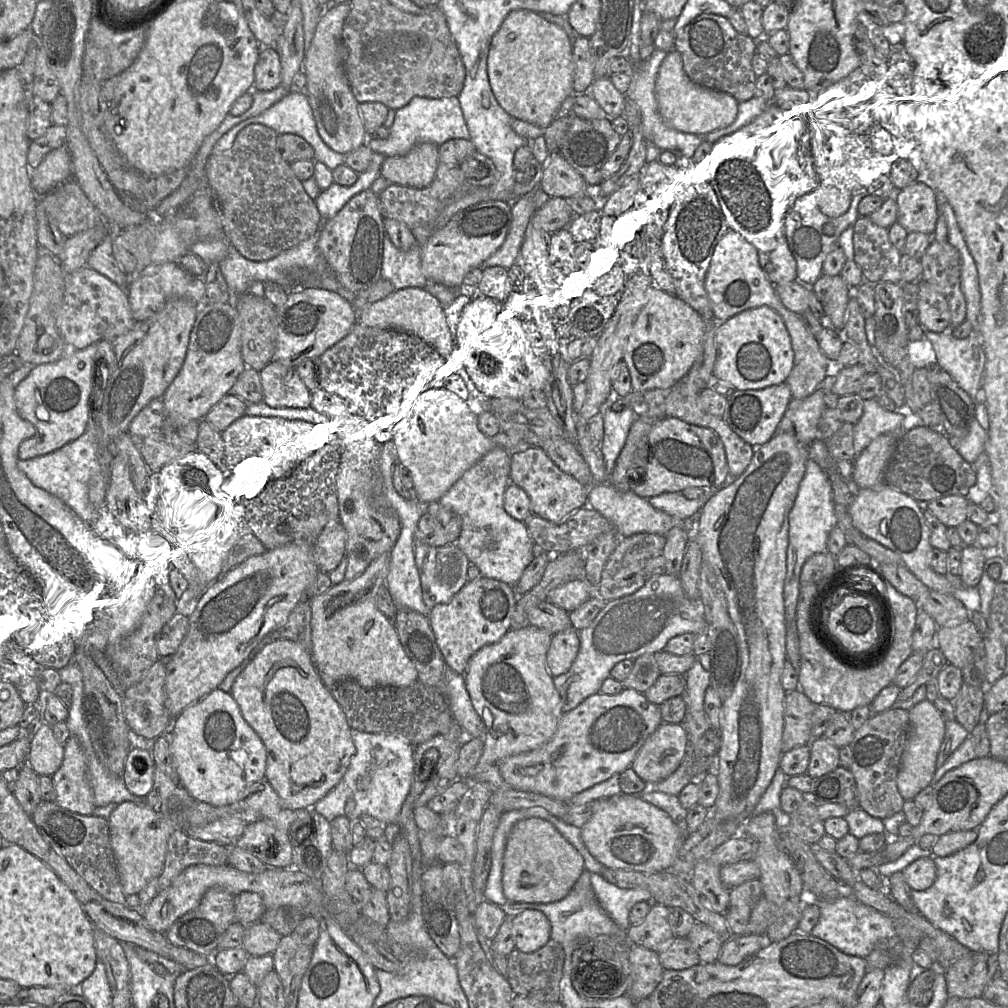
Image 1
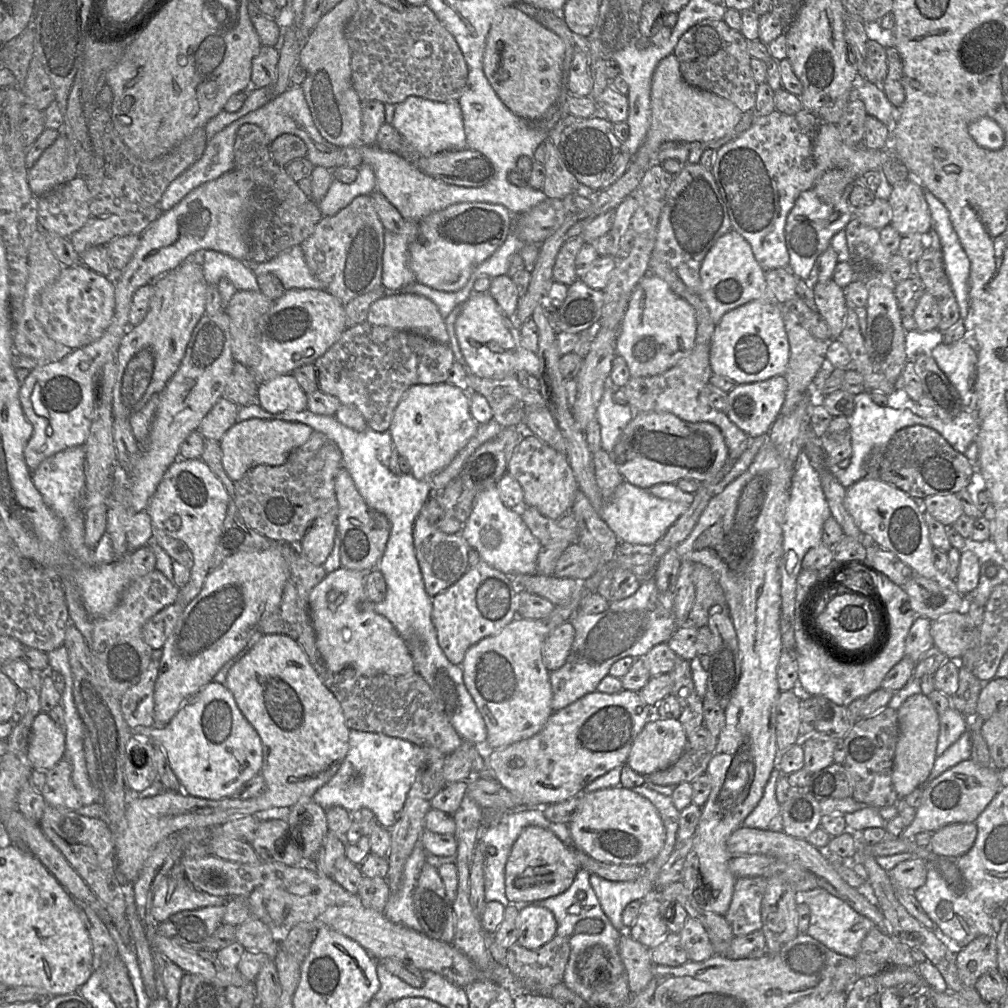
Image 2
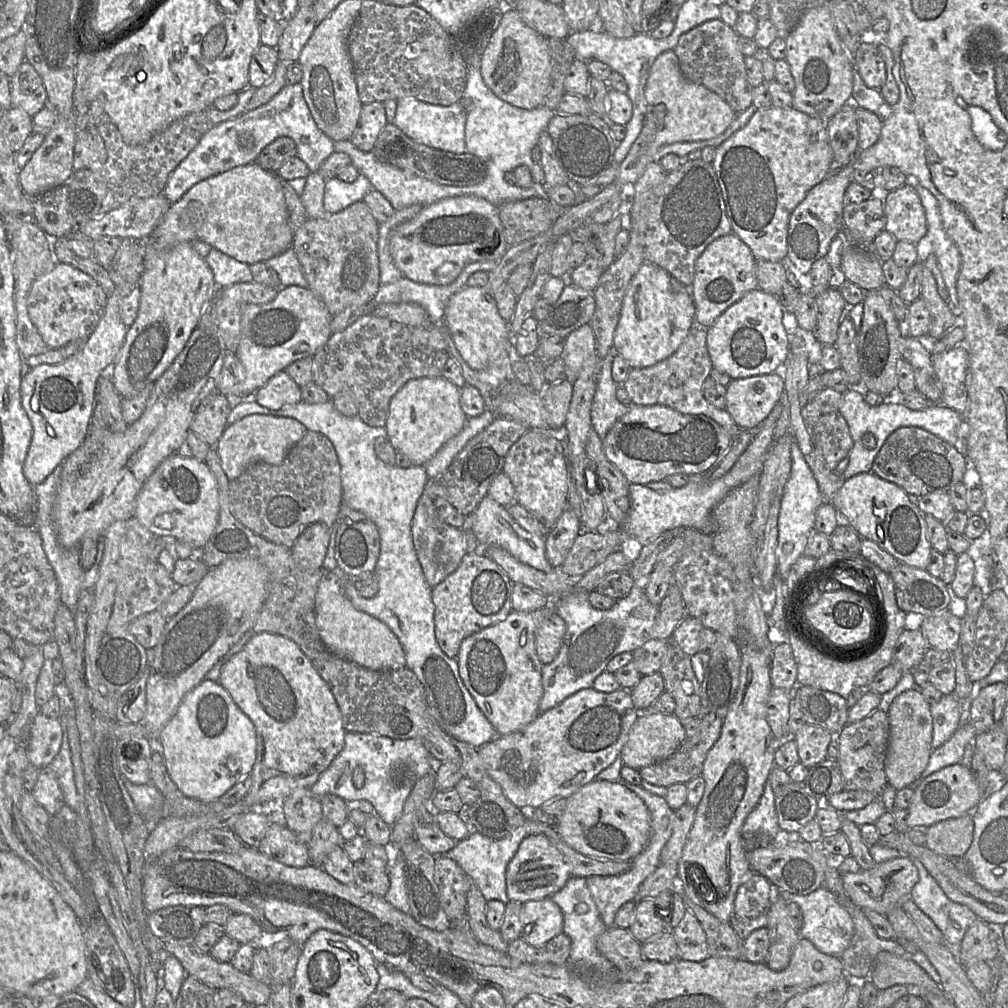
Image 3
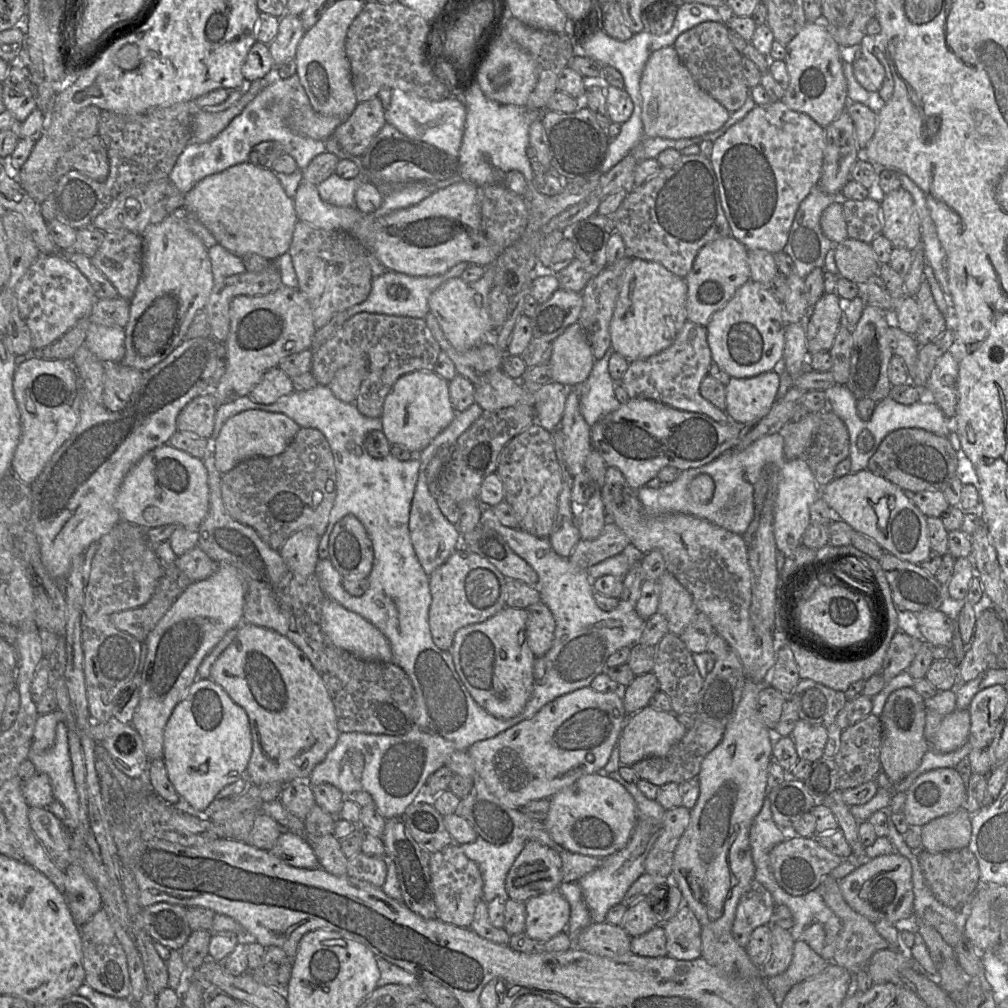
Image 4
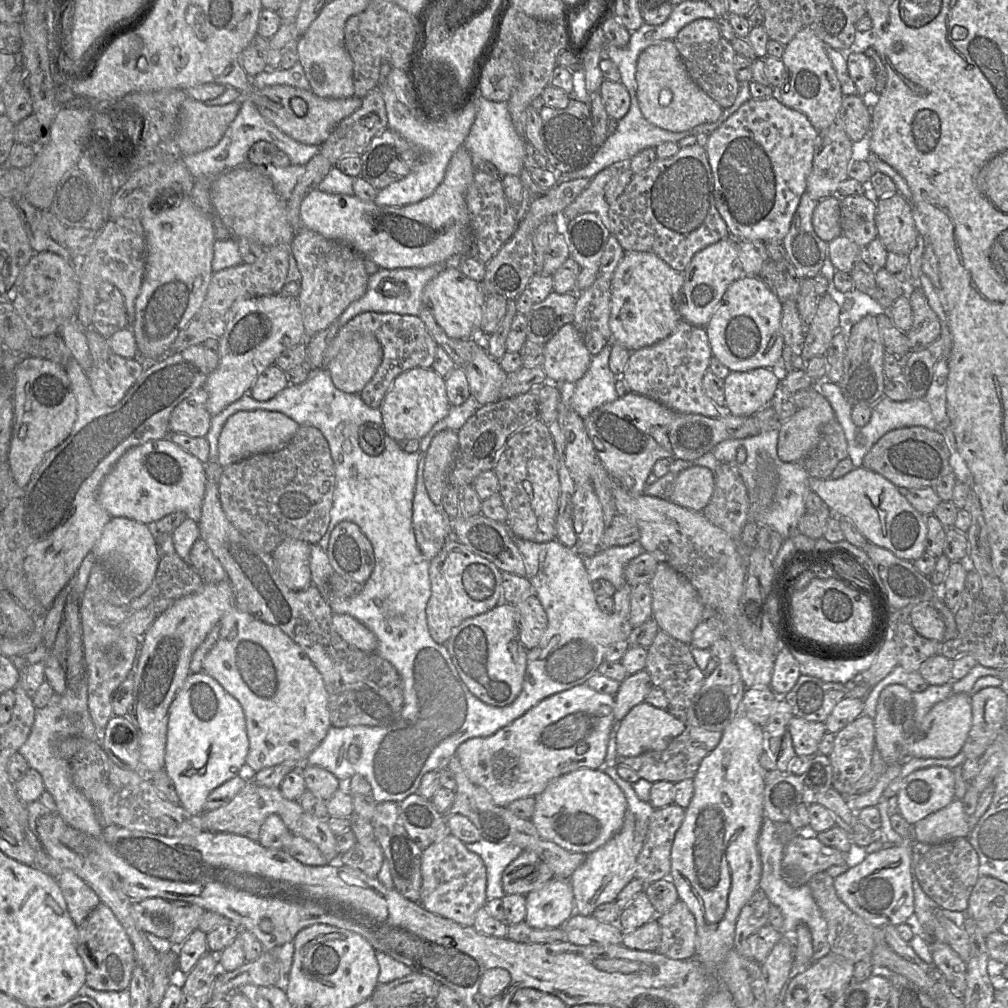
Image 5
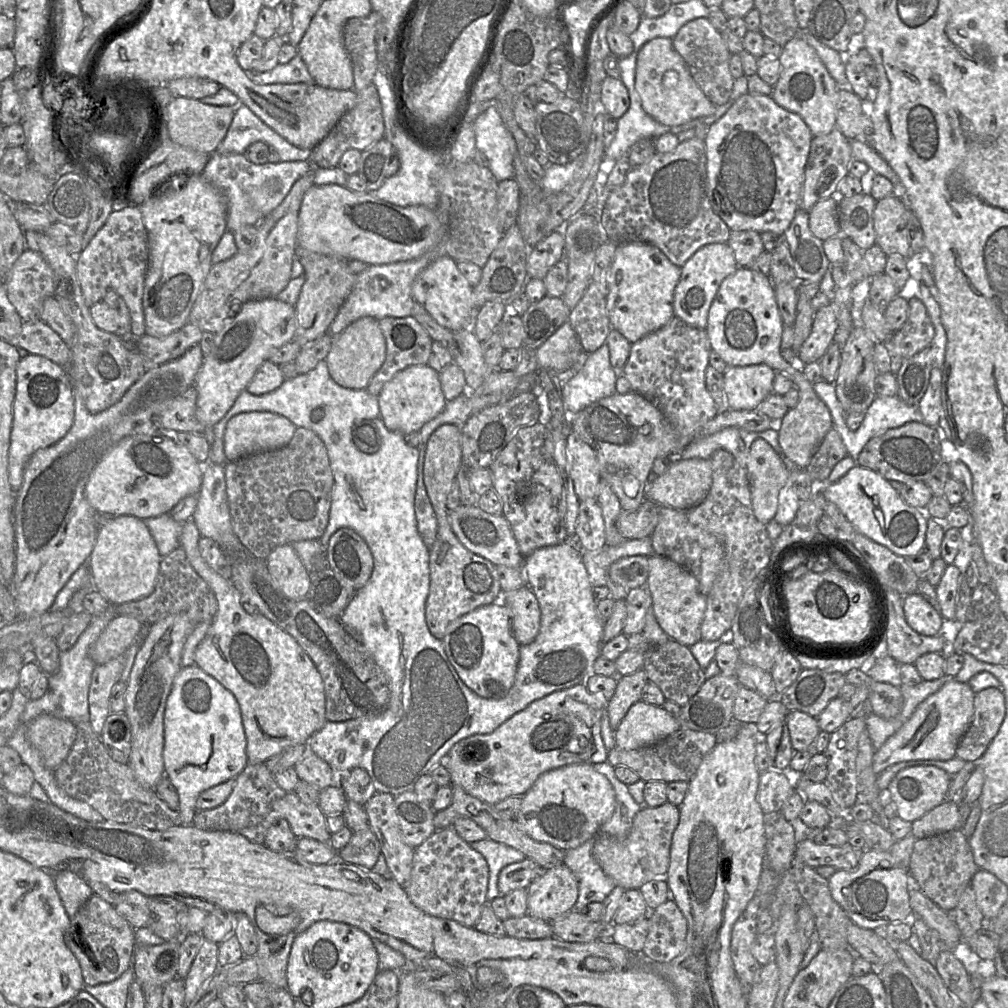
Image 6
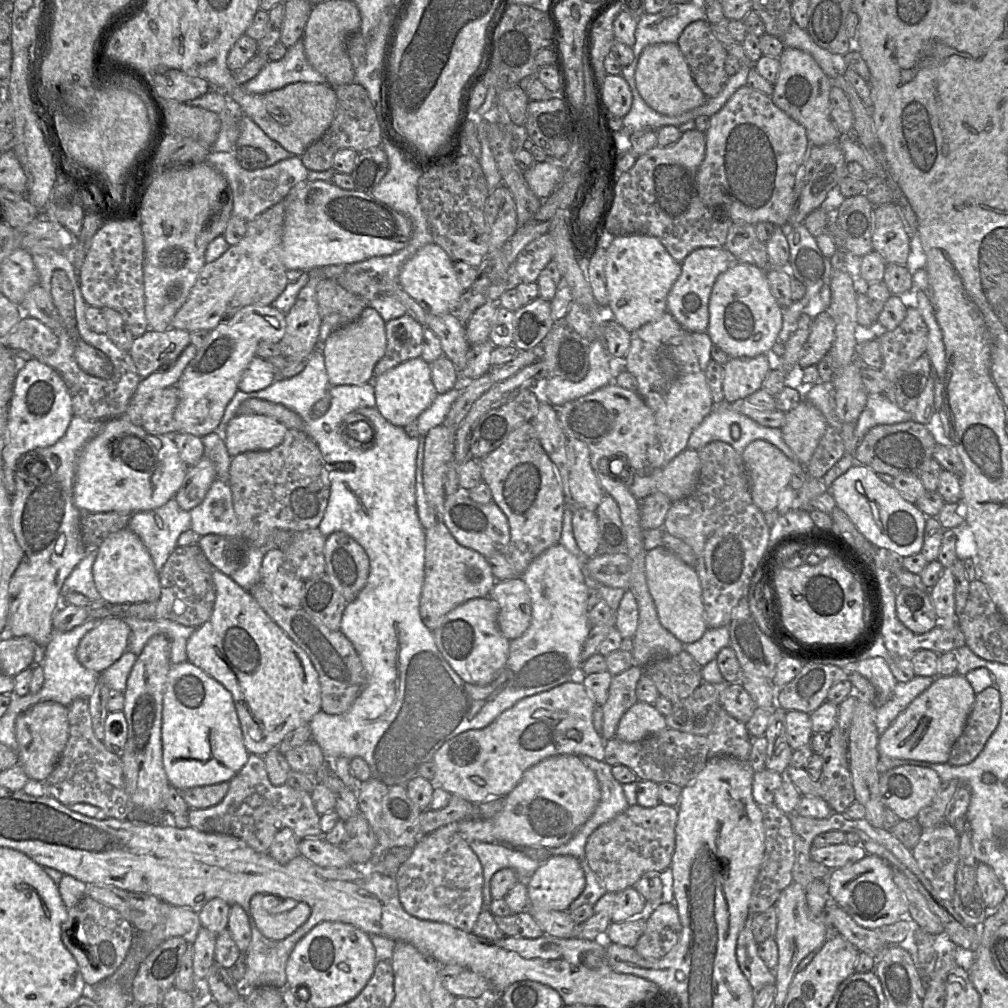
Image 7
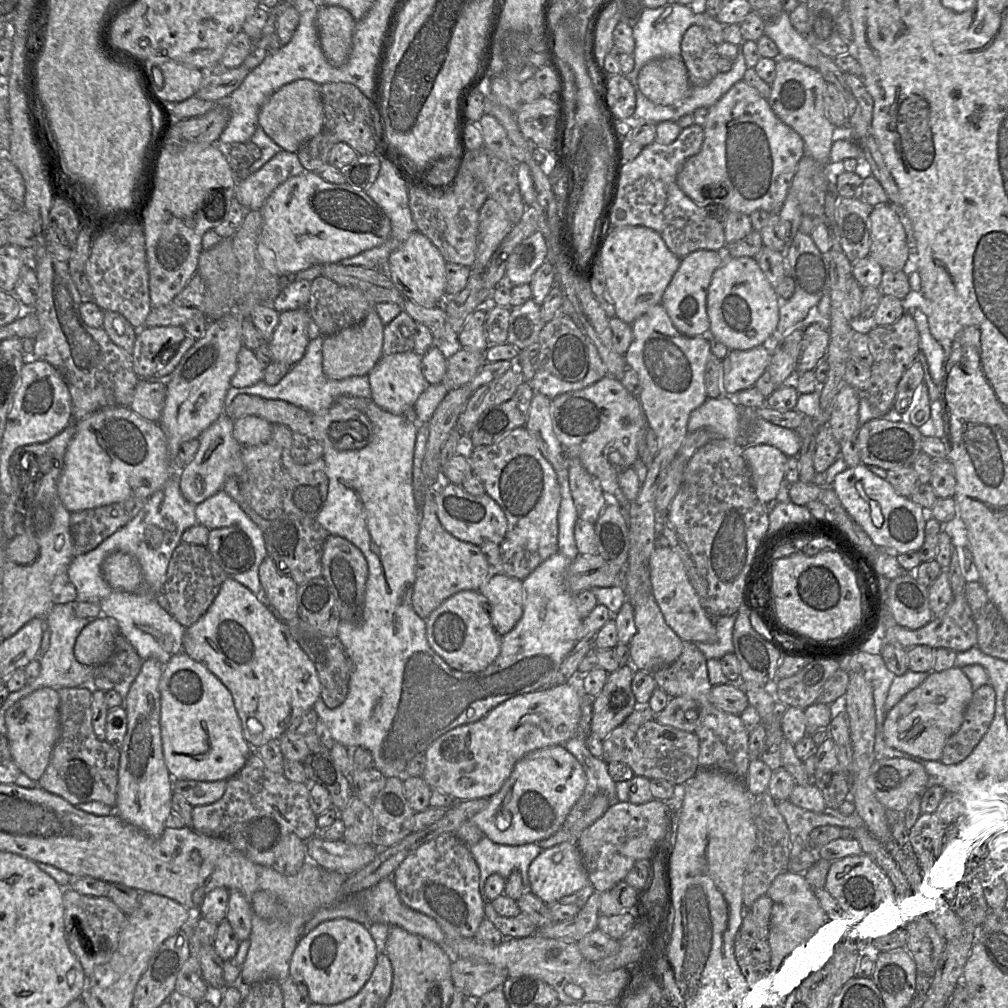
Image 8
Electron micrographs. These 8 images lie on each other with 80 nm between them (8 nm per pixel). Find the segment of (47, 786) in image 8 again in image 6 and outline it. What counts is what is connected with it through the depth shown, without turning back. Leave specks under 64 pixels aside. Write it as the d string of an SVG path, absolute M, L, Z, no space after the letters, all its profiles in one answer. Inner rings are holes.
M89 721L73 724L77 730L75 742L67 758L54 770L58 786L67 795L88 803L107 821L159 831L182 824L178 810L171 809L155 789L143 787L127 764L111 758Z

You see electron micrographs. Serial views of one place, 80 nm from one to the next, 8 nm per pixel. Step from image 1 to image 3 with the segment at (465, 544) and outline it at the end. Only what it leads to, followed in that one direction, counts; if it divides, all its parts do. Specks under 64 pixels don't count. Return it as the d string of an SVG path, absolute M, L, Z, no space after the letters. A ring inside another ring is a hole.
M488 494L482 498L474 510L474 521L471 529L482 547L498 546L509 552L519 562L538 571L545 573L550 573L553 570L561 571L560 568L552 567L546 558L545 538L532 534L520 526L507 509Z

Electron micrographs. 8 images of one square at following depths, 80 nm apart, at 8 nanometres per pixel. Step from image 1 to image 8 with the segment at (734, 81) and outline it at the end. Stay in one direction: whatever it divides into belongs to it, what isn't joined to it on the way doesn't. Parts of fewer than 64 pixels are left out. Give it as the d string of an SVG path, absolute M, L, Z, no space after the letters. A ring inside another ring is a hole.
M691 25L684 33L681 40L681 58L688 70L692 86L706 86L719 73L717 62L720 55L717 53L716 44L712 43L701 27Z

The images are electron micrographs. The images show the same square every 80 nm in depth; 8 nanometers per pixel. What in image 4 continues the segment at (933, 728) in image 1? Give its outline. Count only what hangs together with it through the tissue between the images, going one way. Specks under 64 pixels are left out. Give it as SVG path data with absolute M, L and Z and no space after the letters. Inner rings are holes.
M912 687L900 688L887 698L879 718L882 725L880 750L882 771L893 783L899 783L919 767L924 755L930 749L930 744L924 735L925 700Z

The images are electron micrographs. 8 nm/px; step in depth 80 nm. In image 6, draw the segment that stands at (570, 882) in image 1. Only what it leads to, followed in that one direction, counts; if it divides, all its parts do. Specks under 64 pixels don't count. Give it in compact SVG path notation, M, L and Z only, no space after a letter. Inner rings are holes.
M527 857L521 862L507 865L500 871L498 878L500 896L505 896L516 889L527 889L543 870Z

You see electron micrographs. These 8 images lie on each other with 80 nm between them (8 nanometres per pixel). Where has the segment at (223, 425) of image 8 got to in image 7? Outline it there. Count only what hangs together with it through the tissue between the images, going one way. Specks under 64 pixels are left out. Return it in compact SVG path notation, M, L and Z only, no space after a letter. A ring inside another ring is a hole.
M205 456L197 464L189 466L184 481L175 495L179 507L190 512L198 506L216 478L215 468Z

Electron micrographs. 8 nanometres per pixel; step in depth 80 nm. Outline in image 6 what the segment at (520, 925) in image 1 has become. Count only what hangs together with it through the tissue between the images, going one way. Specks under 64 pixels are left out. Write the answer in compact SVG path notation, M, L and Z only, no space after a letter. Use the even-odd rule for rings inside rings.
M565 864L543 870L527 888L528 914L551 922L574 910L578 891L577 879Z

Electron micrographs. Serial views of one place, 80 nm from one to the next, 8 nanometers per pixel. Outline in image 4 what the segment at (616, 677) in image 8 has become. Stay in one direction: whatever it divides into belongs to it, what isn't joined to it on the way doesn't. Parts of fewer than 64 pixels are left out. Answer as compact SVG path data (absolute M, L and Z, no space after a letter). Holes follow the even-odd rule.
M652 672L636 676L621 694L628 716L648 706L651 698L659 690L659 682Z

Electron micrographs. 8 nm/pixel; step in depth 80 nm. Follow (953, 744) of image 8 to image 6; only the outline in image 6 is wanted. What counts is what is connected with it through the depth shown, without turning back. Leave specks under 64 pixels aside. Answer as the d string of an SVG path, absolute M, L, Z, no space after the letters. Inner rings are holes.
M989 687L975 694L972 722L956 749L956 757L972 762L979 759L997 735L1006 713L1001 689Z

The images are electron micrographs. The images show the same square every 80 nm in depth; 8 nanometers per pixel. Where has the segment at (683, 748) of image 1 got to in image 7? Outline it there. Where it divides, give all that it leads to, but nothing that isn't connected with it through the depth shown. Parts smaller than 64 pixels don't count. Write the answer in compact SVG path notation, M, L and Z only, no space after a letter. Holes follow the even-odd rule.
M637 702L621 718L615 737L636 742L667 727L665 717L654 705Z

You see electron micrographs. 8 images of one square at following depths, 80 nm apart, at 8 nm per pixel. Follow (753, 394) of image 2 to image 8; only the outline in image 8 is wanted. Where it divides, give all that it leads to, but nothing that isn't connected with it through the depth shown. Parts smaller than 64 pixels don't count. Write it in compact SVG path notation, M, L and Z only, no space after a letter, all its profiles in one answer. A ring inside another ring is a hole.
M760 345L749 350L729 350L722 360L722 390L724 395L754 387L770 363L769 350Z

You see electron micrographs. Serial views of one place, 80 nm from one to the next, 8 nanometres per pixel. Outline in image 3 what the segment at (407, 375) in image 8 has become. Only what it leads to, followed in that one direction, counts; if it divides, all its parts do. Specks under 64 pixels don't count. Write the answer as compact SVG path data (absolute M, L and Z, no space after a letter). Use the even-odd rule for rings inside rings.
M443 376L419 377L408 380L391 398L385 428L396 451L405 454L412 465L424 465L442 445L464 427L467 416L460 405L460 388Z

